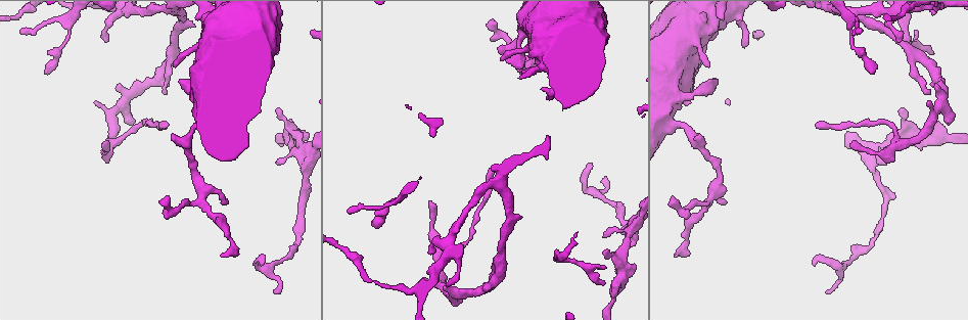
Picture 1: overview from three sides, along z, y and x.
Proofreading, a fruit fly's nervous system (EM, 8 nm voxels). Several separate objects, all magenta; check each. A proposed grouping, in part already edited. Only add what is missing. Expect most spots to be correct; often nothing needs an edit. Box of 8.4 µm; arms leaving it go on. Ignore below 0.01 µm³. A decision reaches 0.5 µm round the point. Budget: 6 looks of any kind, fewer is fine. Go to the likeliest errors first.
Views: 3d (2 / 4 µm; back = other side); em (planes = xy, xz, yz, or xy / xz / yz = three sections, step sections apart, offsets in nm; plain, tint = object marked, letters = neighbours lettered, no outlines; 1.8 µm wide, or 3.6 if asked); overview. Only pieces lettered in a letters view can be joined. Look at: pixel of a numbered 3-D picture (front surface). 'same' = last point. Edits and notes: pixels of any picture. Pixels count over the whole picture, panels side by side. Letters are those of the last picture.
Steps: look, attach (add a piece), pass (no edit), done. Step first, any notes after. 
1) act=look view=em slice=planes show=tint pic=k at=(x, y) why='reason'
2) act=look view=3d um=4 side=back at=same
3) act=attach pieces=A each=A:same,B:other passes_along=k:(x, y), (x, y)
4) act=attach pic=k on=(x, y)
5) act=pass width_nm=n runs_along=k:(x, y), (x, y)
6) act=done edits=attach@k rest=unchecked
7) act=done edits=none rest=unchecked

act=look view=em slice=planes show=letters pic=1 at=(573, 260) why='thin neck'

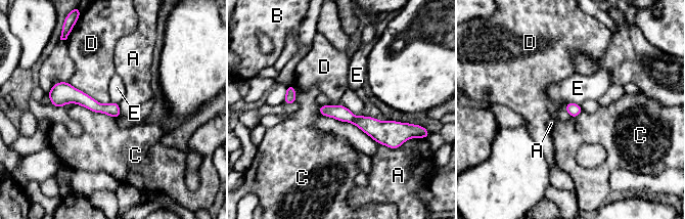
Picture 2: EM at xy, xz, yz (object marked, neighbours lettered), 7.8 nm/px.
act=pass width_nm=110 each=A:other,B:other,C:other,D:other,E:other runs_along=2:(321, 108), (372, 127), (401, 125) found='no lettered piece goes on from it'

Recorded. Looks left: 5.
act=look view=3d um=4 pic=1 at=(938, 122) why='an open end'

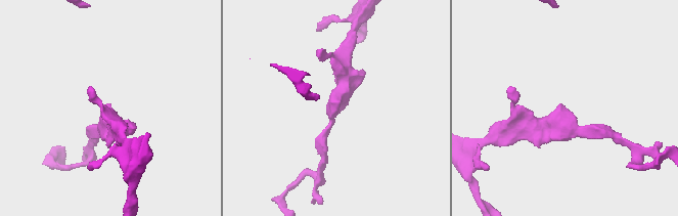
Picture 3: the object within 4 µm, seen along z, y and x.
act=look view=em slice=planes show=letters pic=3 at=(338, 107)

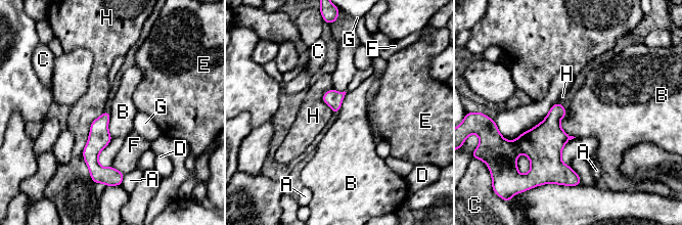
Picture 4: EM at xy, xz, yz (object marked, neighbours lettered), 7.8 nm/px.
act=pass longest_contact=H:550nm each=A:other,B:other,C:other,D:other,E:other,F:other,G:other,H:other found='no lettered piece goes on from it'

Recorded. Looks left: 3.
act=look view=em slice=planes show=letters pic=1 at=(374, 222) why='thin end'

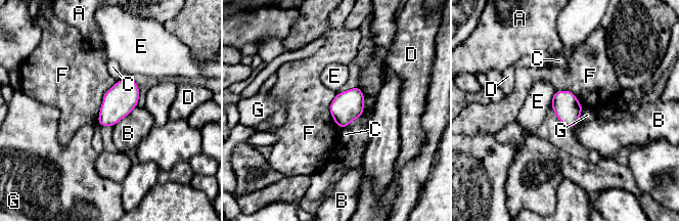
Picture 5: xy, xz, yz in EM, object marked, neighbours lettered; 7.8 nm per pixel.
act=pass width_nm=200 each=A:other,B:other,C:other,D:other,E:other,F:other,G:other found='no lettered piece goes on from it'

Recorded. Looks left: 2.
act=done edits=none rest=unchecked

